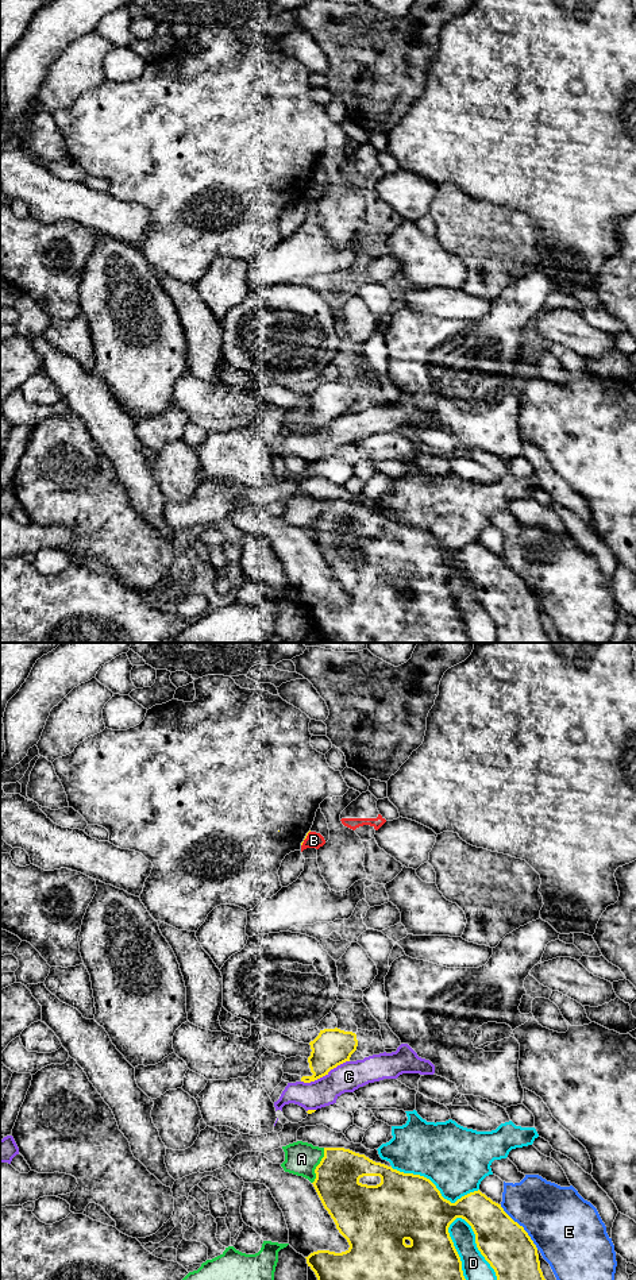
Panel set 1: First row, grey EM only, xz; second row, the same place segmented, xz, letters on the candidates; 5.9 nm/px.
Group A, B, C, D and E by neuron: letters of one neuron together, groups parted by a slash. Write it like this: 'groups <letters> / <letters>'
groups A / B / C / D / E

